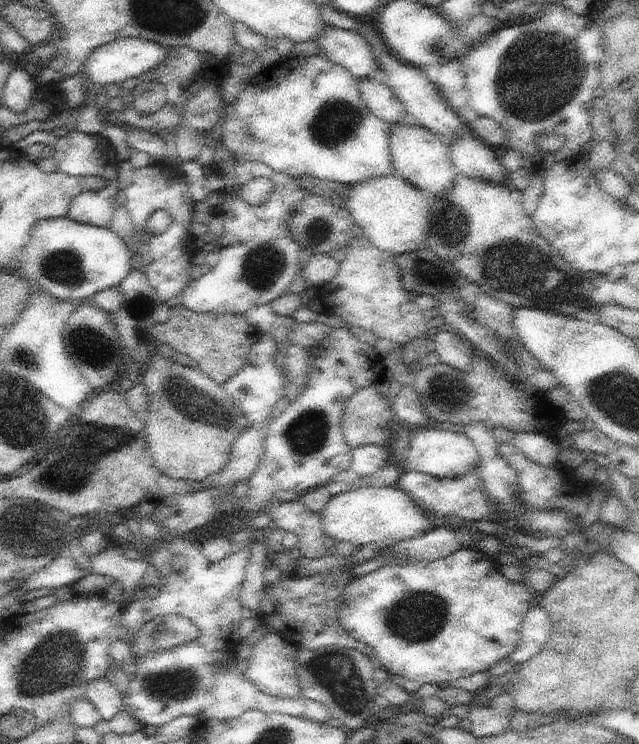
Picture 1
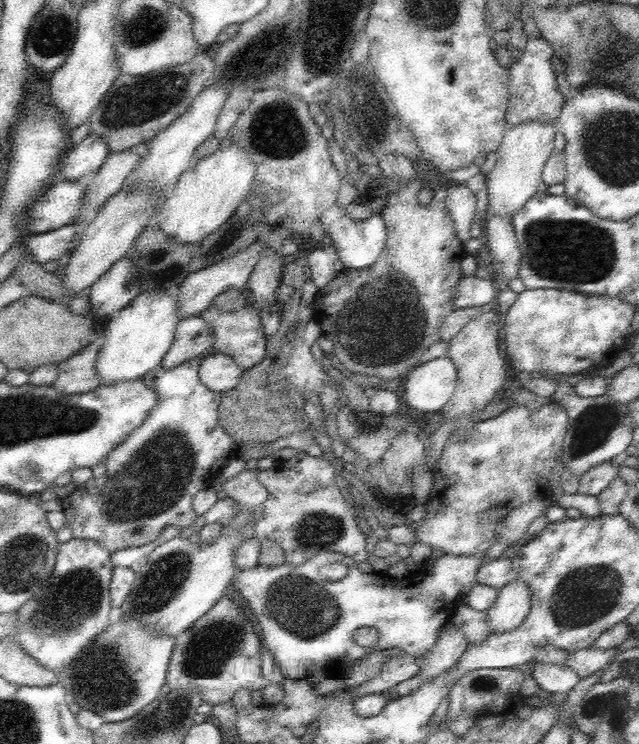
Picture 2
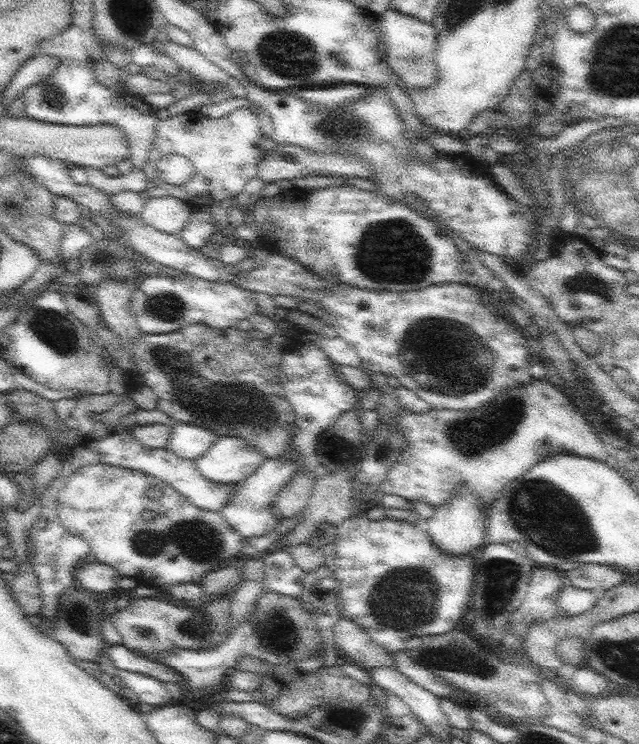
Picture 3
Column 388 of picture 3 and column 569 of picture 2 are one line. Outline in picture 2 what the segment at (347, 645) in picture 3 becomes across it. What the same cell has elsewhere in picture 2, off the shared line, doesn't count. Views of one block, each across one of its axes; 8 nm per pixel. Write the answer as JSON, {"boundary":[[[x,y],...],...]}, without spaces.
{"boundary":[[[588,646],[588,648],[580,648],[580,650],[572,650],[568,652],[568,660],[566,666],[572,668],[578,678],[588,678],[596,672],[602,672],[622,650],[620,648],[598,648],[598,646]]]}

